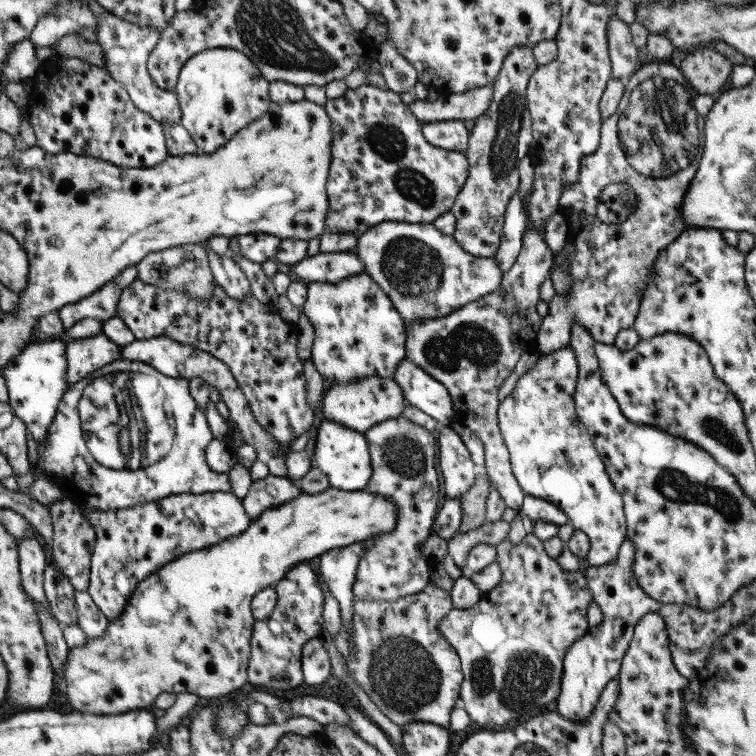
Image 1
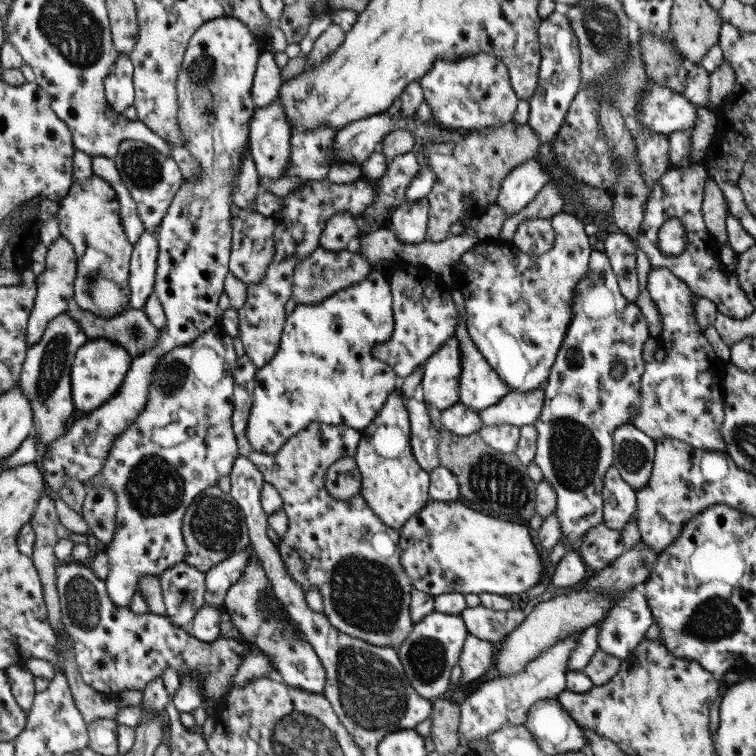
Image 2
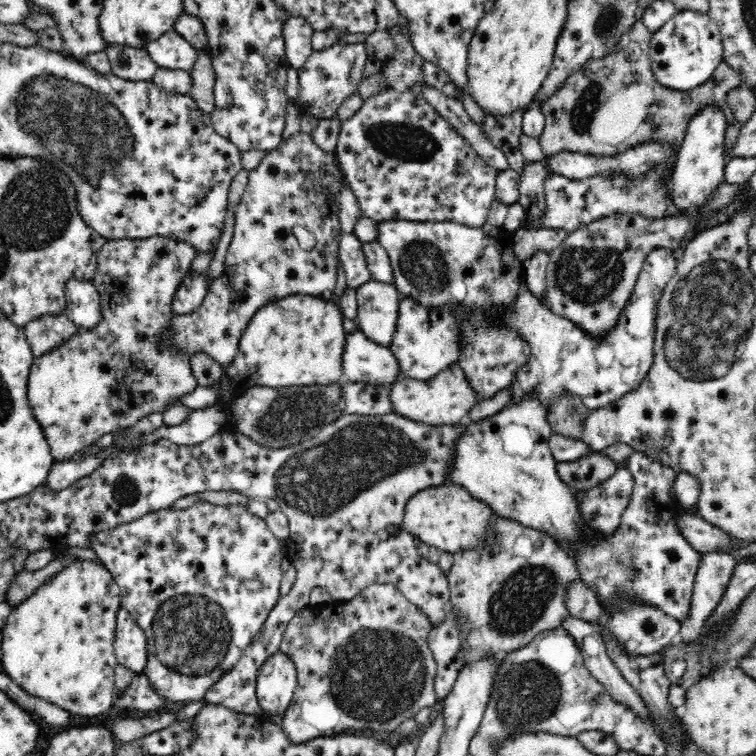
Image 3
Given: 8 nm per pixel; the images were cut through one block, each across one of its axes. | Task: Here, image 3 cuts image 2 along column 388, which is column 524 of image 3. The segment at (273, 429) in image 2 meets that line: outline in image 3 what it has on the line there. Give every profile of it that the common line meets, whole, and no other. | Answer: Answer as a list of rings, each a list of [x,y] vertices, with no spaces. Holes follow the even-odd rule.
[[[656,249],[649,252],[643,262],[642,271],[639,273],[636,284],[634,284],[631,298],[624,306],[623,312],[618,316],[616,326],[608,330],[606,336],[590,336],[577,324],[569,321],[563,316],[551,312],[547,304],[539,304],[539,301],[529,292],[527,285],[524,285],[522,294],[516,298],[516,308],[512,312],[505,313],[505,322],[528,341],[531,356],[528,364],[520,368],[516,374],[516,380],[512,381],[511,400],[520,400],[528,392],[538,392],[541,403],[548,409],[548,406],[562,394],[578,396],[581,401],[590,409],[611,407],[623,394],[640,386],[640,382],[646,379],[654,361],[654,342],[657,306],[662,294],[670,279],[676,275],[677,260],[674,259],[673,251],[670,249]]]

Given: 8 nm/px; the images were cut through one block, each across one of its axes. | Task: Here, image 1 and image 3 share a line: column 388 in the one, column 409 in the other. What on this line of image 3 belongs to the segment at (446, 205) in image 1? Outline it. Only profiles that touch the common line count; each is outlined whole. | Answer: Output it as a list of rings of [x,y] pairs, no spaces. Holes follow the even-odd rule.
[[[406,88],[400,90],[386,89],[380,94],[369,96],[363,101],[360,110],[341,124],[337,147],[334,153],[339,157],[341,170],[346,181],[356,195],[360,212],[375,222],[380,220],[413,221],[416,223],[443,223],[444,221],[456,221],[458,224],[468,225],[469,228],[482,228],[487,223],[488,210],[495,199],[495,184],[498,170],[487,165],[487,162],[472,148],[472,145],[444,118],[442,118],[432,106],[428,105],[422,94],[416,96],[414,92]]]

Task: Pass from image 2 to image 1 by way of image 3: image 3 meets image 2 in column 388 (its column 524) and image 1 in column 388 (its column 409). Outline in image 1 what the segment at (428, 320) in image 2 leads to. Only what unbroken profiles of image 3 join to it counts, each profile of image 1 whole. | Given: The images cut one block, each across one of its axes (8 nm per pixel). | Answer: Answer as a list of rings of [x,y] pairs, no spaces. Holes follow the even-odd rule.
[[[383,221],[357,237],[354,253],[364,267],[364,273],[379,285],[403,324],[415,319],[439,317],[463,307],[481,296],[495,291],[502,273],[493,258],[476,258],[463,251],[451,235],[441,233],[433,223],[404,223]]]

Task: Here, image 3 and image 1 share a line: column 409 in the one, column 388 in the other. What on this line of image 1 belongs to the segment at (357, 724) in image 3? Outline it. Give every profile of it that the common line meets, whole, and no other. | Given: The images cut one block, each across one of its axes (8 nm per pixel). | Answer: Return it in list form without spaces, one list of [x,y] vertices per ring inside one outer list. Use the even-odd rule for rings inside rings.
[[[427,583],[427,586],[412,595],[401,596],[395,601],[353,599],[351,603],[351,622],[353,633],[346,632],[343,623],[333,635],[333,646],[345,658],[345,668],[353,684],[357,684],[371,702],[393,724],[403,726],[408,723],[430,723],[449,729],[449,717],[453,704],[459,696],[462,672],[460,660],[453,647],[439,632],[439,620],[451,608],[448,591]]]

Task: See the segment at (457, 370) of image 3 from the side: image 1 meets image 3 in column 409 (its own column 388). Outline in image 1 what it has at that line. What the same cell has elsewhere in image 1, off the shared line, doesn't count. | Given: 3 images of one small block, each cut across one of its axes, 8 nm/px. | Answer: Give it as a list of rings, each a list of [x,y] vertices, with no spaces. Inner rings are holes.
[[[369,376],[349,383],[327,382],[321,398],[320,409],[325,420],[343,424],[355,432],[365,432],[383,420],[401,416],[405,405],[403,392],[390,378]]]

